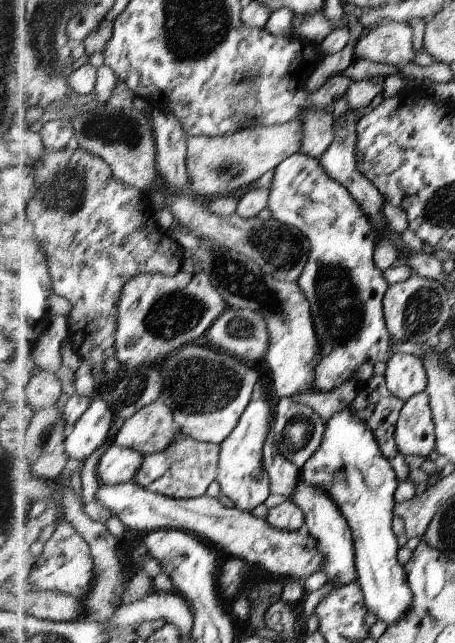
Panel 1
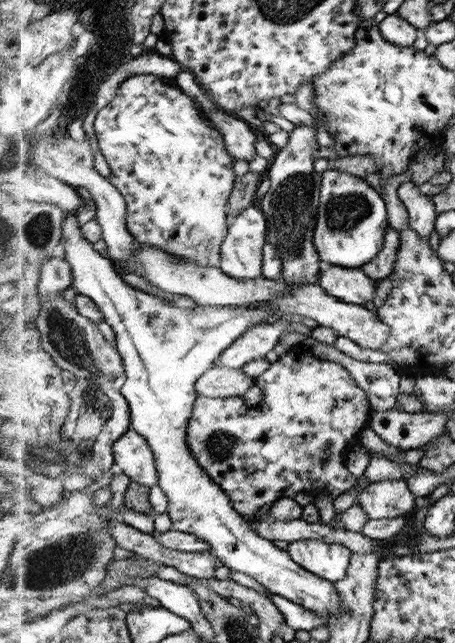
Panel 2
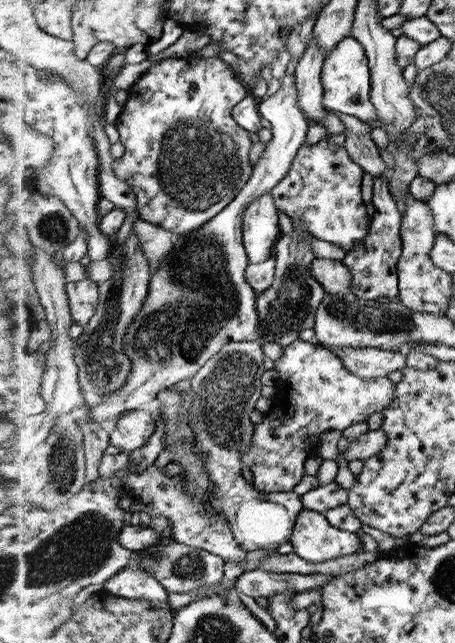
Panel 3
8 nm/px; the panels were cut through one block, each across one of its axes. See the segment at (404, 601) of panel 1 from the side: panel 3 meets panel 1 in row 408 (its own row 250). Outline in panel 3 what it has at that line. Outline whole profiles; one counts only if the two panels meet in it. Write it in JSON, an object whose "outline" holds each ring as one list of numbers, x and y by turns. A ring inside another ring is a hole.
{"outline":[[324,138,316,144,303,144,290,172,270,193,280,210,292,219,298,217,312,237,332,242,348,252,367,236,371,219,360,192,365,170,348,158,345,147,338,146,337,142]]}

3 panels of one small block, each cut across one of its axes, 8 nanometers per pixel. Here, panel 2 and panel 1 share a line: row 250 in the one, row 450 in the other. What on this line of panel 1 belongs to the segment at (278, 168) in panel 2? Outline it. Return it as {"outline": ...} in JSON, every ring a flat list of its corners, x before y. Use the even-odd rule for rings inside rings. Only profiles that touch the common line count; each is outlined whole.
{"outline":[[279,397,273,420,279,451,301,469,321,445,326,421,309,405]]}

